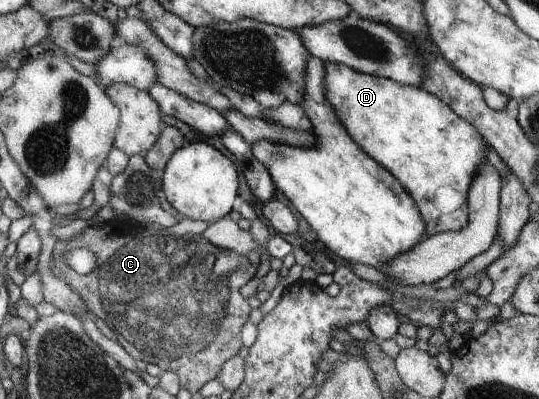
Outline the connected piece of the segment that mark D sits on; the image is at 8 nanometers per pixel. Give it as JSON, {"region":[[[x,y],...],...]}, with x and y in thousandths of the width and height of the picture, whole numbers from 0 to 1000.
{"region":[[[605,155],[605,218],[609,258],[622,273],[646,338],[668,373],[718,421],[764,489],[787,554],[787,599],[824,581],[861,574],[866,561],[866,484],[885,419],[898,406],[896,341],[863,298],[857,298],[814,241],[779,216],[738,208],[724,195],[683,188],[638,160]]]}

